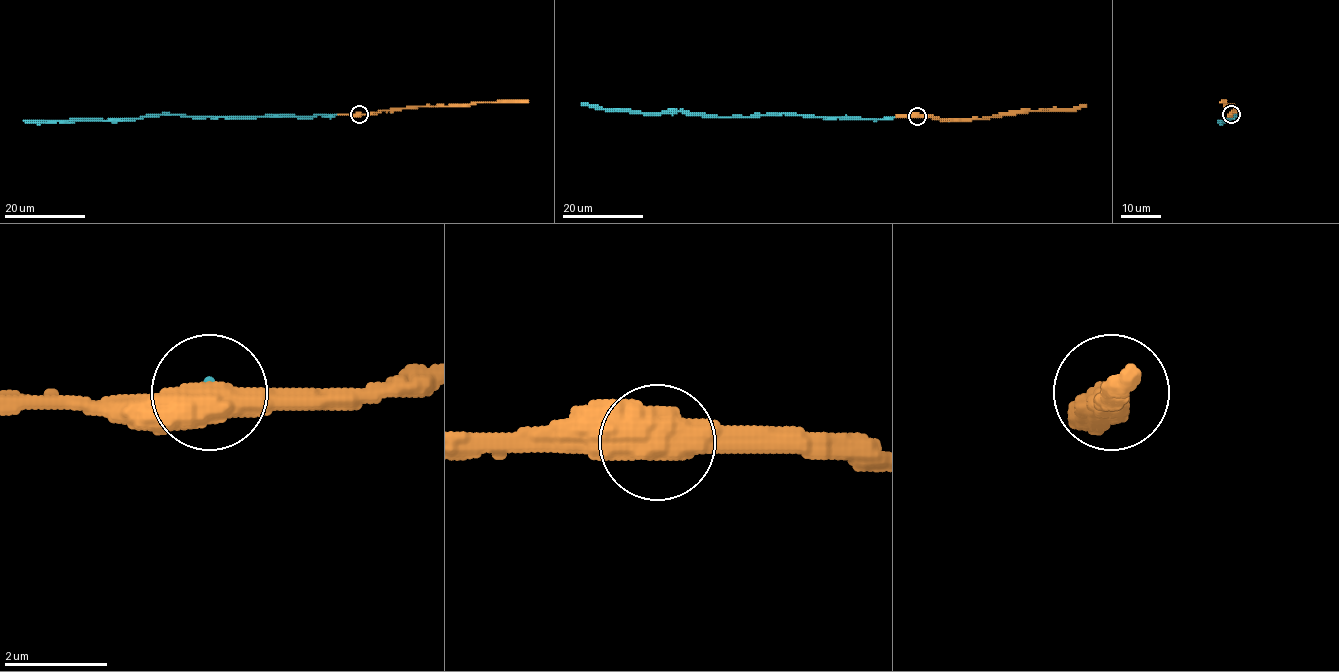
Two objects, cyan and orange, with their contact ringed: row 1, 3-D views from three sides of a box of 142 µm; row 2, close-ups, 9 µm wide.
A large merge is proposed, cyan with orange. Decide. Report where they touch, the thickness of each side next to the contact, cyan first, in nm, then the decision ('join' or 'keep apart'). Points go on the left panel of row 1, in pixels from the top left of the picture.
place (359, 114); calibres 100 and 550 nm; join

